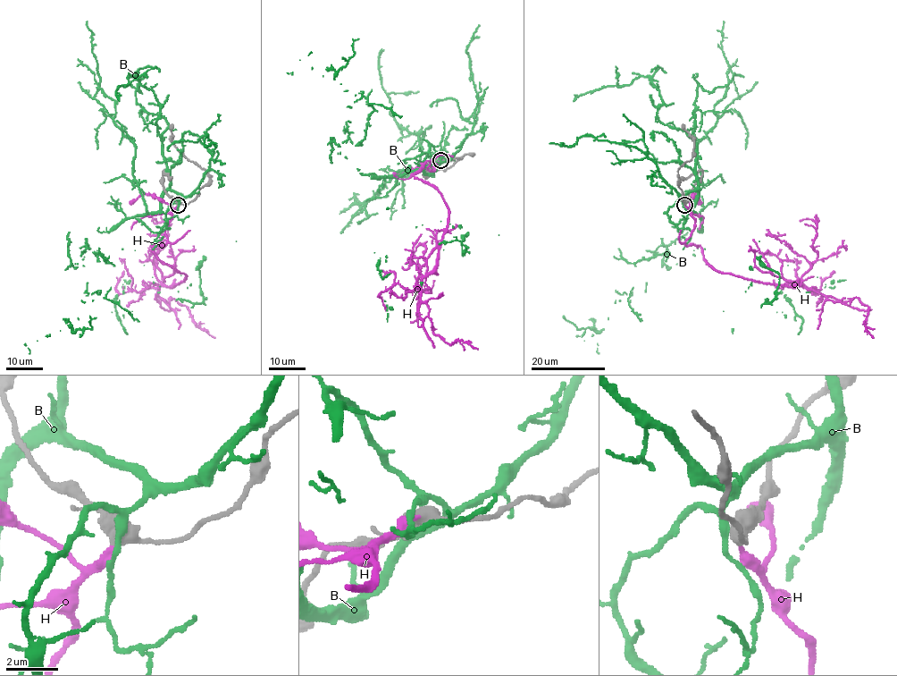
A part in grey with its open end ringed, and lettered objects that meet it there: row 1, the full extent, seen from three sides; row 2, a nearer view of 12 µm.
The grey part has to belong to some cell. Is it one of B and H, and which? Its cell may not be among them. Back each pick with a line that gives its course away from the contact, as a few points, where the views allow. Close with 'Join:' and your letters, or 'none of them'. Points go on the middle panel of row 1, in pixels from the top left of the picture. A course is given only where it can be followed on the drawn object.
H: via (440, 160), (414, 176), (448, 209), (420, 299), (434, 333), (477, 349)
Join: H

